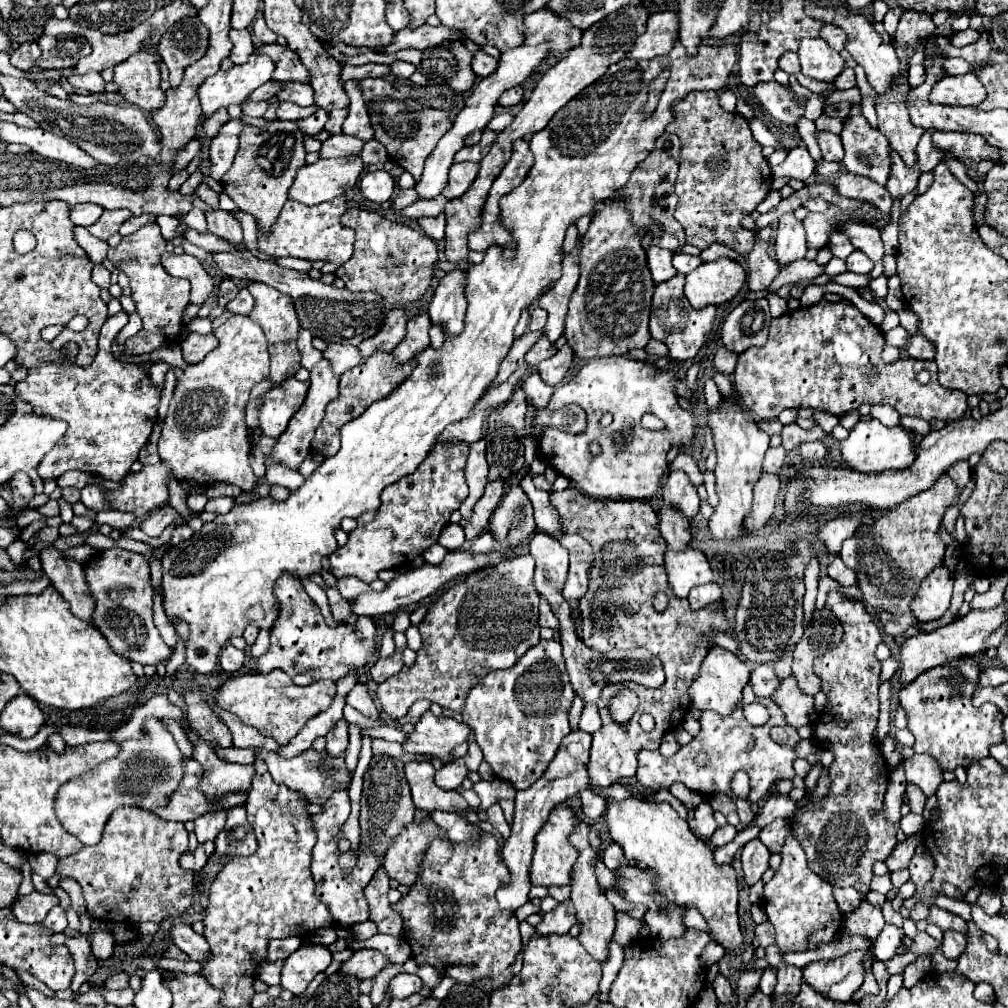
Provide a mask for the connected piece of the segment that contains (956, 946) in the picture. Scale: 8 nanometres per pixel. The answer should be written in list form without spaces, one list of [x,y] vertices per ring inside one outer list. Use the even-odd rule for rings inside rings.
[[[944,931],[944,939],[942,939],[942,953],[948,959],[958,959],[960,953],[964,953],[966,949],[966,937],[962,933],[956,931]]]

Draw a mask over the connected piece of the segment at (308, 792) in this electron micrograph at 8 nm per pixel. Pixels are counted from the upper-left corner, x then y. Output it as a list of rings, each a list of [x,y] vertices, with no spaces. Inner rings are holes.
[[[258,749],[258,757],[264,759],[264,763],[268,765],[268,771],[272,775],[272,779],[276,783],[284,783],[288,789],[300,793],[306,801],[310,803],[318,803],[324,805],[324,801],[334,793],[334,791],[348,791],[350,781],[352,781],[352,773],[346,769],[344,763],[344,753],[340,757],[332,757],[326,751],[314,751],[314,749],[306,749],[304,753],[292,757],[292,759],[284,759],[278,757],[276,751],[266,751],[266,749]]]

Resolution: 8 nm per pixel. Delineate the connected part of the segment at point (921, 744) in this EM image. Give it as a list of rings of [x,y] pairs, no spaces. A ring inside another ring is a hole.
[[[962,657],[948,665],[930,669],[916,677],[912,685],[900,693],[900,707],[906,711],[908,729],[915,737],[916,753],[932,753],[944,771],[956,767],[970,767],[972,763],[988,757],[988,749],[1004,741],[1002,719],[1004,715],[996,705],[972,705],[972,693],[980,677],[976,657]]]

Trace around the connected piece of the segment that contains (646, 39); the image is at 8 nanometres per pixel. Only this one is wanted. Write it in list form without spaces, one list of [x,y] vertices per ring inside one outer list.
[[[658,11],[650,15],[648,29],[636,39],[634,47],[628,51],[628,59],[654,59],[670,53],[674,39],[678,35],[678,17],[674,11]]]

